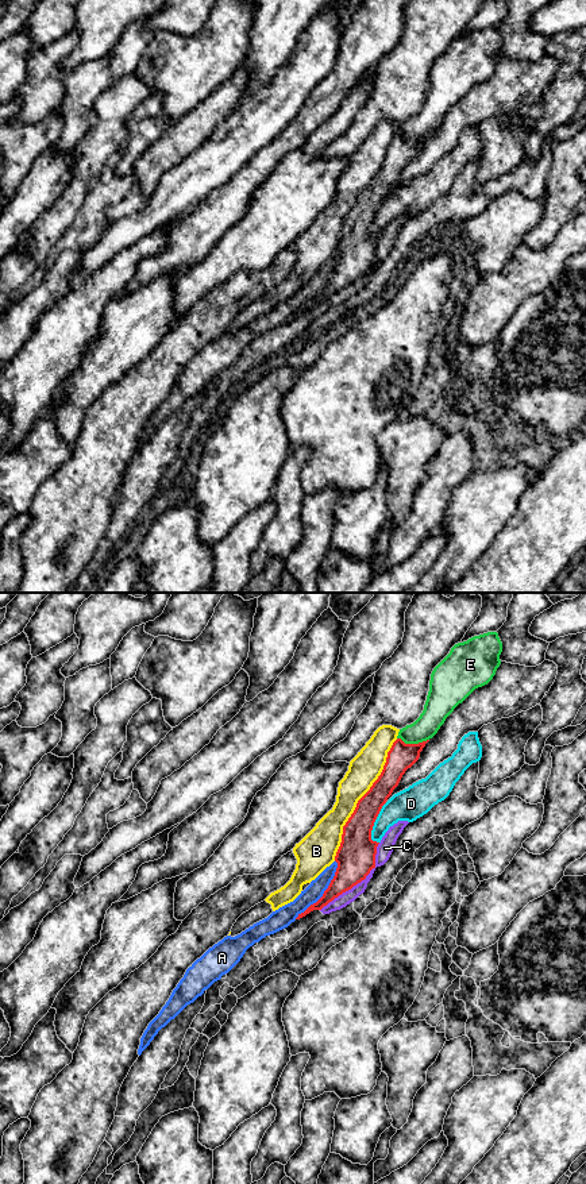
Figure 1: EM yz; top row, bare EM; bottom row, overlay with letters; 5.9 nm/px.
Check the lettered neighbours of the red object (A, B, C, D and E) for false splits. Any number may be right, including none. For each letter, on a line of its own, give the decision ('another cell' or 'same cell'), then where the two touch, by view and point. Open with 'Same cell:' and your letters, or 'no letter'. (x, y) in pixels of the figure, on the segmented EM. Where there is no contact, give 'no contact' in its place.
Same cell: no letter
A: another cell; contact yz (324, 891)
B: another cell; contact yz (359, 799)
C: another cell; contact yz (359, 882)
D: another cell; contact yz (373, 824)
E: another cell; contact yz (413, 744)

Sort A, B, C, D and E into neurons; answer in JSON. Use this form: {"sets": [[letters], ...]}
{"sets": [["A"], ["B"], ["C"], ["D"], ["E"]]}

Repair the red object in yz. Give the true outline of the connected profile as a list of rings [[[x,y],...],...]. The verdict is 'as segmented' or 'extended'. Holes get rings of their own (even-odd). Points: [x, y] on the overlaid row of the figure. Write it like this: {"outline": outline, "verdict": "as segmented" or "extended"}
{"outline": [[[397,738],[393,743],[381,775],[358,801],[354,813],[343,826],[342,842],[335,856],[338,868],[334,879],[323,896],[298,914],[296,919],[313,910],[321,910],[335,898],[365,880],[370,871],[375,868],[379,842],[371,840],[374,822],[402,775],[419,760],[420,752],[428,741],[405,744],[401,738]]], "verdict": "as segmented"}

